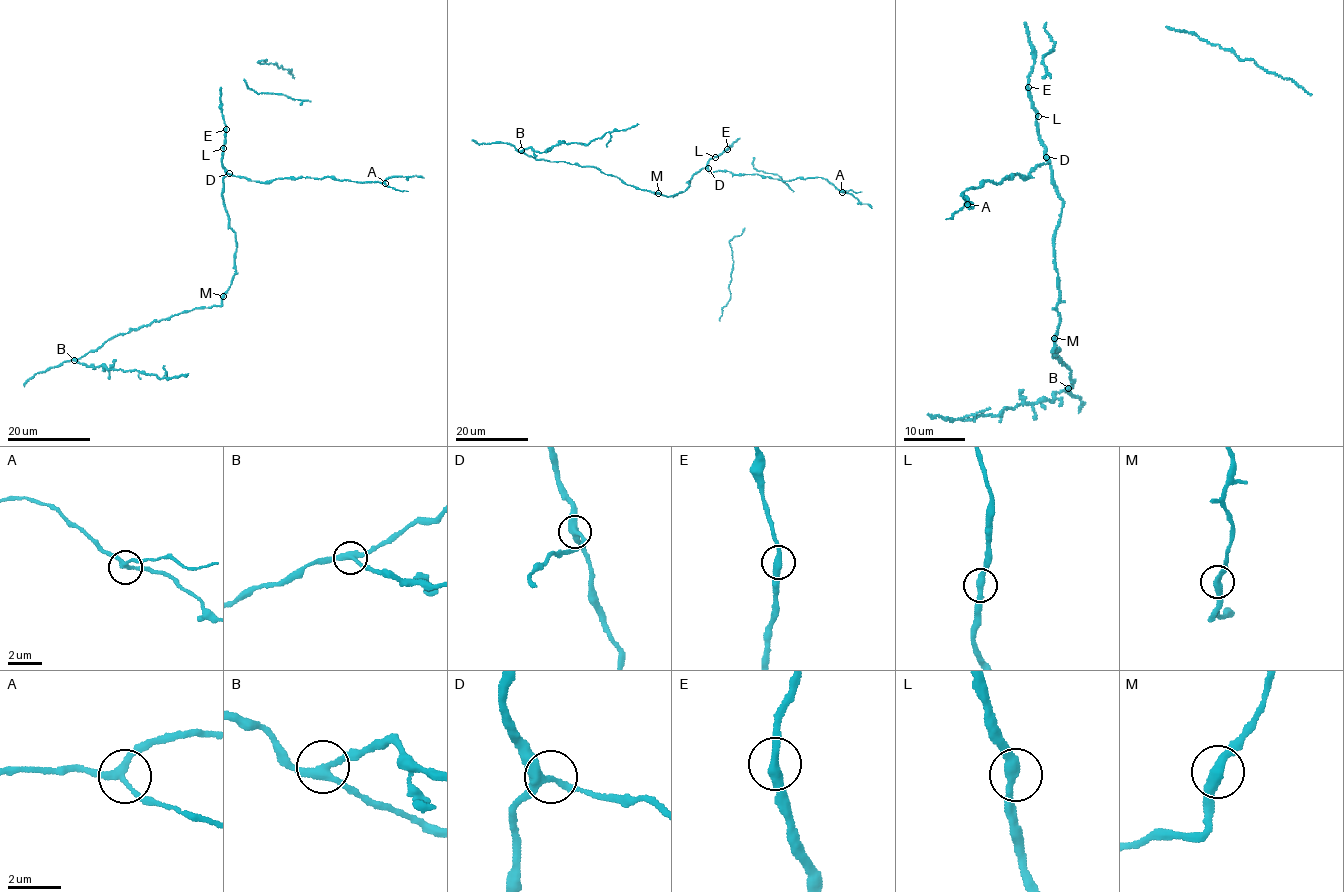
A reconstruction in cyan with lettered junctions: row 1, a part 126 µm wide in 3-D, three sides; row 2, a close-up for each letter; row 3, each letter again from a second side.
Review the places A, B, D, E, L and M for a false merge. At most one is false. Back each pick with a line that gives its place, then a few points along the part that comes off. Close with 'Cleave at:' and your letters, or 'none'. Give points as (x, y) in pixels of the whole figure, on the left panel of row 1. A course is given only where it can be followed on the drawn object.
B: Place: (74, 360). Course of the part to remove: (74, 360), (91, 367), (102, 365), (139, 371), (160, 378), (188, 373)
Cleave at: B

